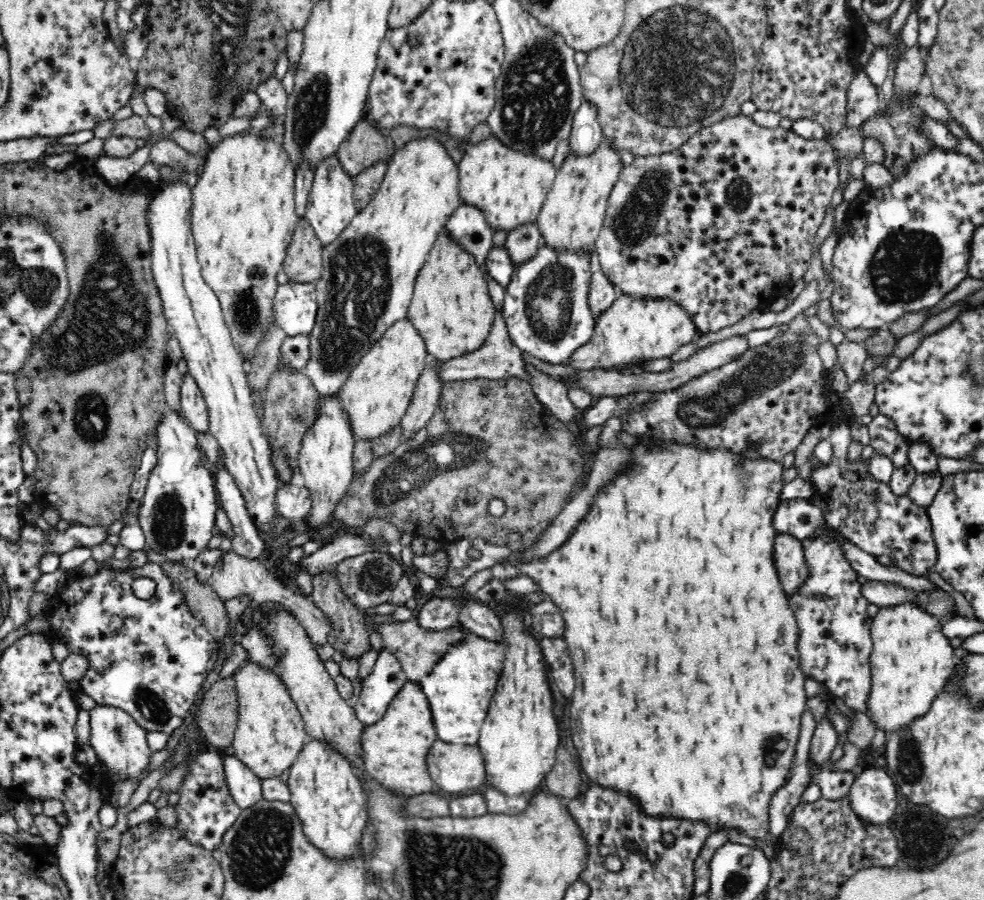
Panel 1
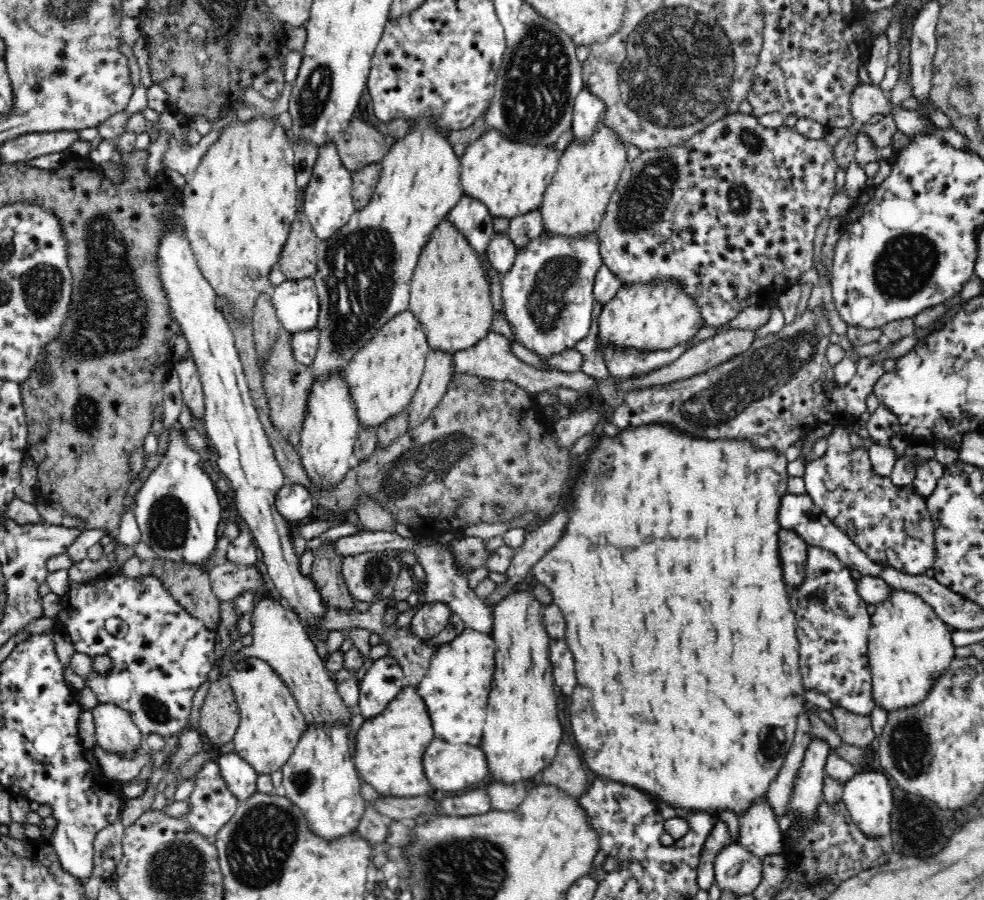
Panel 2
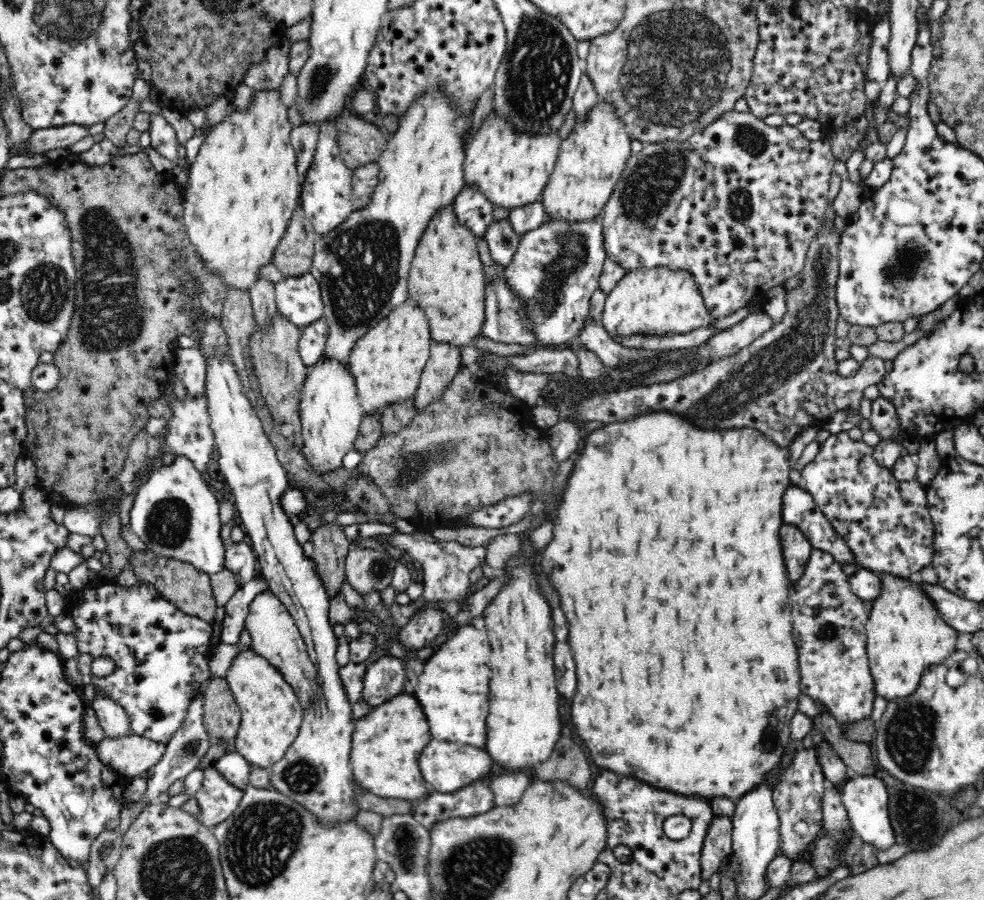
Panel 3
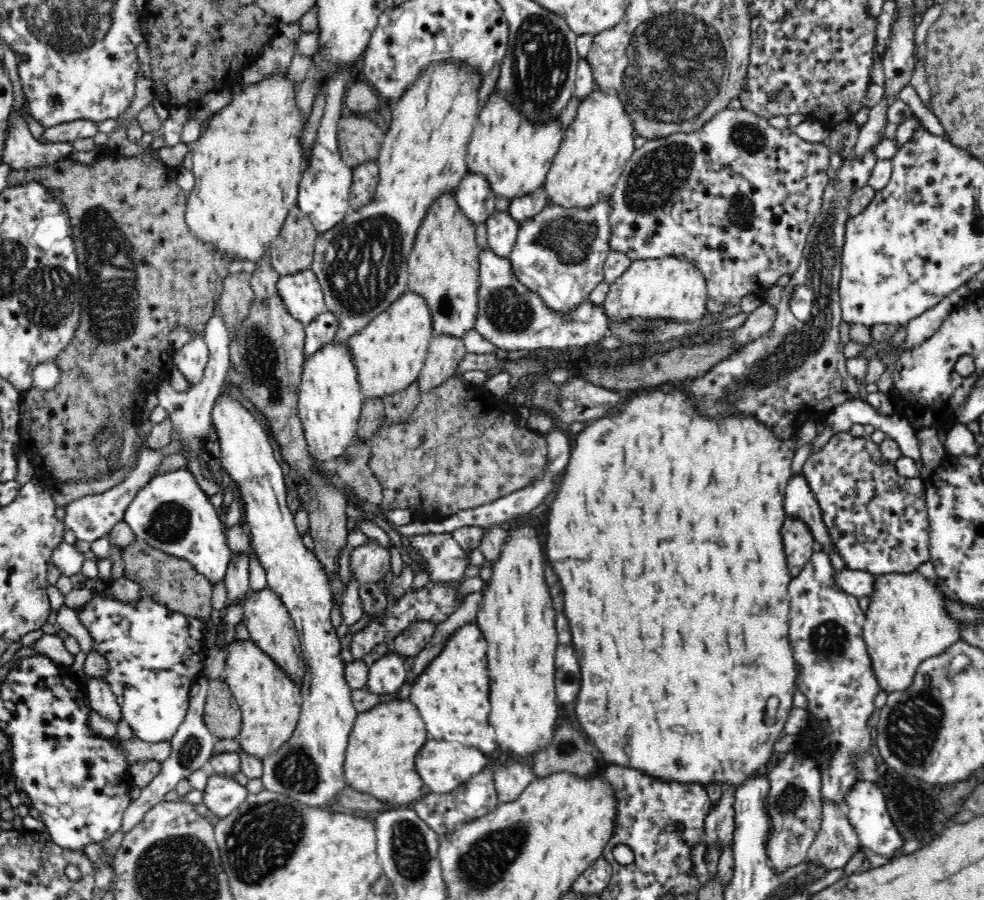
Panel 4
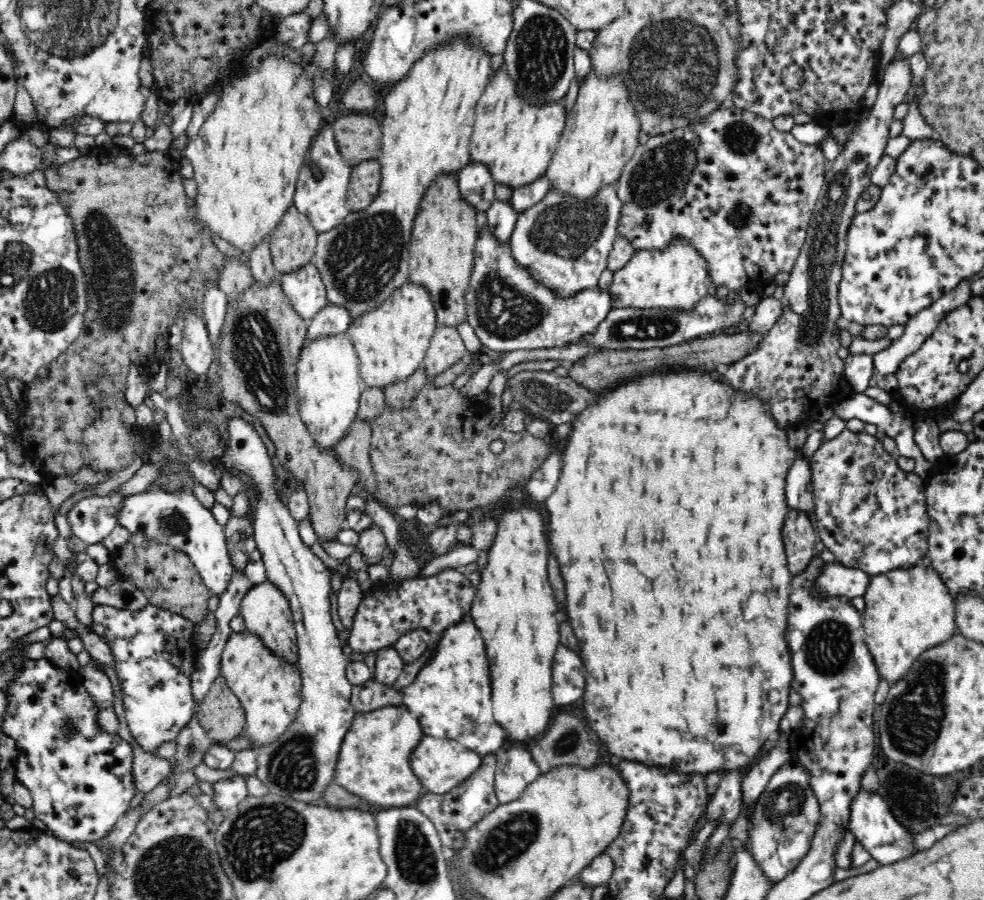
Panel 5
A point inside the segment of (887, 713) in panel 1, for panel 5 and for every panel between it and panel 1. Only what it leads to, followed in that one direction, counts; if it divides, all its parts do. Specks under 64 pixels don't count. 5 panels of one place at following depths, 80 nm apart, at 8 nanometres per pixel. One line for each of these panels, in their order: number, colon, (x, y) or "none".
2: (909, 645)
3: (905, 633)
4: (907, 621)
5: (907, 610)

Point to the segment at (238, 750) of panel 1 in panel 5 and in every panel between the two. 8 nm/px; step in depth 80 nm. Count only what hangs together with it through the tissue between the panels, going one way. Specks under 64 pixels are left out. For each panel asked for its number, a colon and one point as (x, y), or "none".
2: (270, 724)
3: (271, 712)
4: (270, 701)
5: (269, 687)

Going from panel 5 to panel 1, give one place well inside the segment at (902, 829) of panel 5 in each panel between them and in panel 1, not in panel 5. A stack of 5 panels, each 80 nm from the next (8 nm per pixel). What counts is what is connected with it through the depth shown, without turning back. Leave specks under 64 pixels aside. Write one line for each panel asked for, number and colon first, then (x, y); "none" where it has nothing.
1: (872, 795)
2: (867, 795)
3: (865, 799)
4: (865, 805)

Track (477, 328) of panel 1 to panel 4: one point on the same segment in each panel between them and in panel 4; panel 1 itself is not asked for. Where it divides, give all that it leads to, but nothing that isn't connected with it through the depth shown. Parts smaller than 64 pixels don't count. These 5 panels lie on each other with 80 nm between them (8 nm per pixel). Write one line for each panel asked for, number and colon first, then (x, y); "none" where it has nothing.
2: (449, 294)
3: (446, 278)
4: (443, 264)

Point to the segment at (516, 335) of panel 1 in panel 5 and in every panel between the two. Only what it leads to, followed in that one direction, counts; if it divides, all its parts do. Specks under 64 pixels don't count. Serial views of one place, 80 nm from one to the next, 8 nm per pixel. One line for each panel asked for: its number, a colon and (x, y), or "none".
2: (548, 295)
3: (557, 266)
4: (560, 253)
5: (565, 242)

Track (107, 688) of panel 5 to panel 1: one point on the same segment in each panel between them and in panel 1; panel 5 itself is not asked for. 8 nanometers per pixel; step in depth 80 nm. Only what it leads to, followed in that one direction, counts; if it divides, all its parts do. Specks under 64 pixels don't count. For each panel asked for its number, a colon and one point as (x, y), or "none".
1: (119, 741)
2: (115, 730)
3: (113, 718)
4: (102, 699)

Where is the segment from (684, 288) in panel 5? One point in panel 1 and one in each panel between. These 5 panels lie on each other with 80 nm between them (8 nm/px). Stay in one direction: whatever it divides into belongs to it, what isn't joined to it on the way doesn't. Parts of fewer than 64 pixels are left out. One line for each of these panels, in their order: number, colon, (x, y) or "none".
1: (635, 329)
2: (657, 315)
3: (663, 301)
4: (672, 287)

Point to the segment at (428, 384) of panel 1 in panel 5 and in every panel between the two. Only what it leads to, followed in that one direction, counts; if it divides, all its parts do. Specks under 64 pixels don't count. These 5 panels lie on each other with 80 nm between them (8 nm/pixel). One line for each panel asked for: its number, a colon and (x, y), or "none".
2: (439, 368)
3: (445, 360)
4: (445, 351)
5: (446, 348)

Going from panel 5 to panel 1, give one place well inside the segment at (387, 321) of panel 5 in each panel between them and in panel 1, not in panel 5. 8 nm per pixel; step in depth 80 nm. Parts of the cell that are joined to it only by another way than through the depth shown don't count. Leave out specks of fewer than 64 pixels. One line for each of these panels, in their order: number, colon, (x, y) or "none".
1: (376, 395)
2: (383, 375)
3: (386, 362)
4: (389, 352)

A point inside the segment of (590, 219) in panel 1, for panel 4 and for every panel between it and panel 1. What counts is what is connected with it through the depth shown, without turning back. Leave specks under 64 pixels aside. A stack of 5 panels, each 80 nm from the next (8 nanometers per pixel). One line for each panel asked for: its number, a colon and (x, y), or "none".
2: (575, 201)
3: (591, 159)
4: (592, 154)

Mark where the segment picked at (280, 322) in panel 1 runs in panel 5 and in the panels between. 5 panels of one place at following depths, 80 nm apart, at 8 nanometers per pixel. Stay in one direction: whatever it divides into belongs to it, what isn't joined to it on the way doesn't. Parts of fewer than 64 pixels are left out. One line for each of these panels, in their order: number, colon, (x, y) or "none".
2: (297, 304)
3: (299, 299)
4: (301, 292)
5: (304, 287)

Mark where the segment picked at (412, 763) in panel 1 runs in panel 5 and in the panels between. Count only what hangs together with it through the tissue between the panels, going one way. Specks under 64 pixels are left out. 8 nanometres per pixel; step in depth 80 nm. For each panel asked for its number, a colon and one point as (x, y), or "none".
2: (388, 754)
3: (387, 741)
4: (379, 761)
5: (372, 765)

